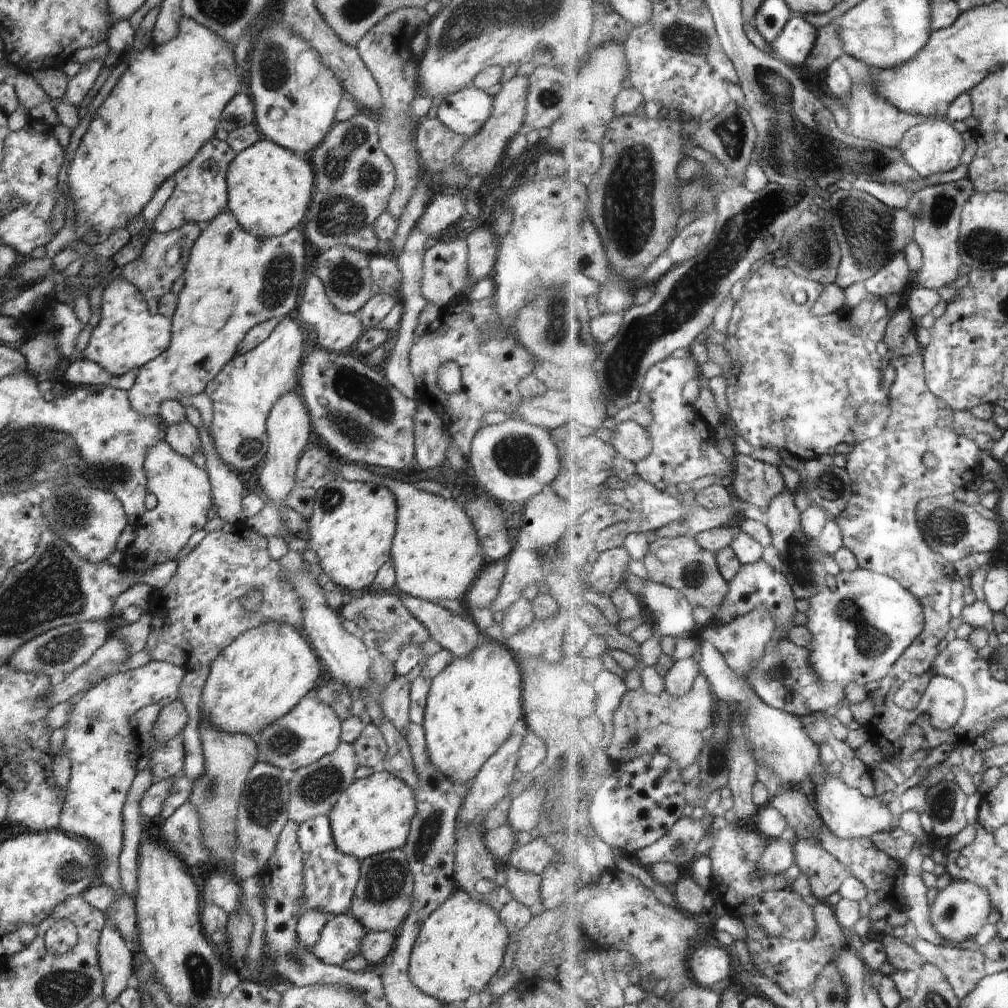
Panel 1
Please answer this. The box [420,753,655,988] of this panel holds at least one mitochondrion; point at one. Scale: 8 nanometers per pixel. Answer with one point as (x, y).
(569, 764)

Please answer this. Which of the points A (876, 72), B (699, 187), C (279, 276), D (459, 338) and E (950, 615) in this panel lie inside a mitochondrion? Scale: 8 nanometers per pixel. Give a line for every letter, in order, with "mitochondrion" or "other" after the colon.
A: other
B: mitochondrion
C: mitochondrion
D: other
E: other

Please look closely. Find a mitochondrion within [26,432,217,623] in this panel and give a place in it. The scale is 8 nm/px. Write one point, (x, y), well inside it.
(68, 510)

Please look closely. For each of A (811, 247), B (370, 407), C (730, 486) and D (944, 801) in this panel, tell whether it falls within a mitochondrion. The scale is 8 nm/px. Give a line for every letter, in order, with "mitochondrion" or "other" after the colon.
A: mitochondrion
B: mitochondrion
C: other
D: mitochondrion

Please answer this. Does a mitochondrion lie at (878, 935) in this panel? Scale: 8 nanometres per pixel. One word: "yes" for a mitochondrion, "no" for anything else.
no

